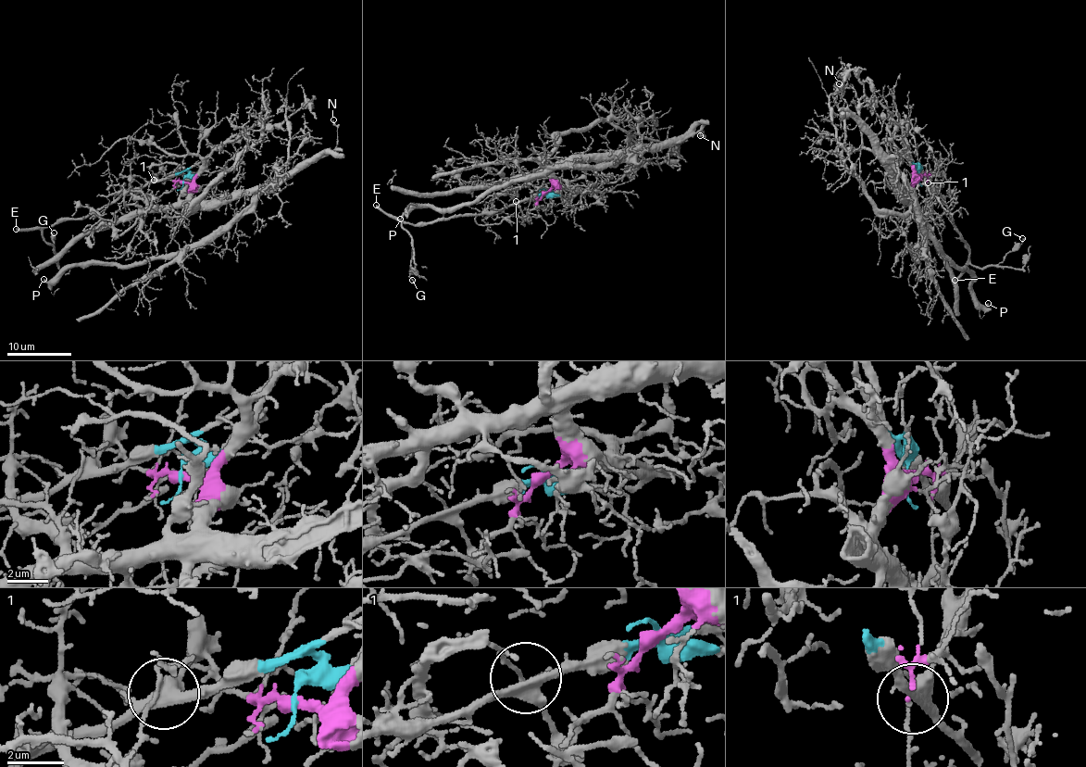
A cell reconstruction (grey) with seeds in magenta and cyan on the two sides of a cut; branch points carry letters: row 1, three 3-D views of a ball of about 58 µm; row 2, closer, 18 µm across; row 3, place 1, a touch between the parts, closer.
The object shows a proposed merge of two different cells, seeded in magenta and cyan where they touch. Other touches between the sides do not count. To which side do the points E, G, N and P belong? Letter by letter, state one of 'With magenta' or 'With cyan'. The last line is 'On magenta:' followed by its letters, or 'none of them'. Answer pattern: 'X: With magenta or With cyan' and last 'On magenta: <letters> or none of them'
E: With cyan
G: With cyan
N: With magenta
P: With magenta
On magenta: N, P

